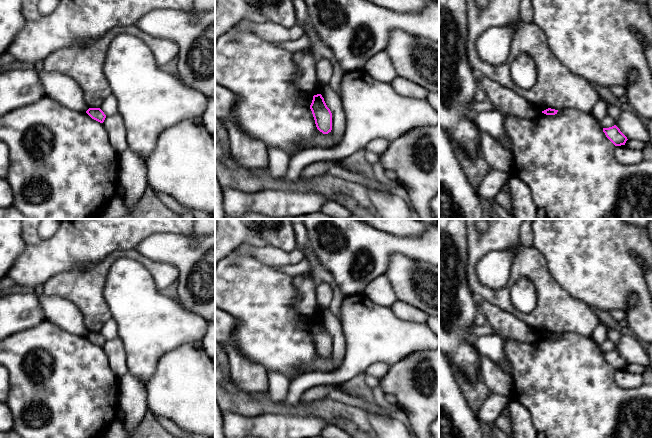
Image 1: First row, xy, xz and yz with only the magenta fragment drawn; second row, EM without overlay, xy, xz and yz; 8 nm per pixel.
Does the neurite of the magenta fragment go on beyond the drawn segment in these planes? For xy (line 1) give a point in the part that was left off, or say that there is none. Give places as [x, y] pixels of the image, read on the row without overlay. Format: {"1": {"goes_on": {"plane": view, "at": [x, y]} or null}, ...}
{"1": {"goes_on": null}}

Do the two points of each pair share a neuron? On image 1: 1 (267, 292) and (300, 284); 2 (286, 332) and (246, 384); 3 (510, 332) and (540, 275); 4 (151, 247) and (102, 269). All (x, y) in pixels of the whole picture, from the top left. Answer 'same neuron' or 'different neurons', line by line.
1: different neurons
2: different neurons
3: different neurons
4: different neurons

